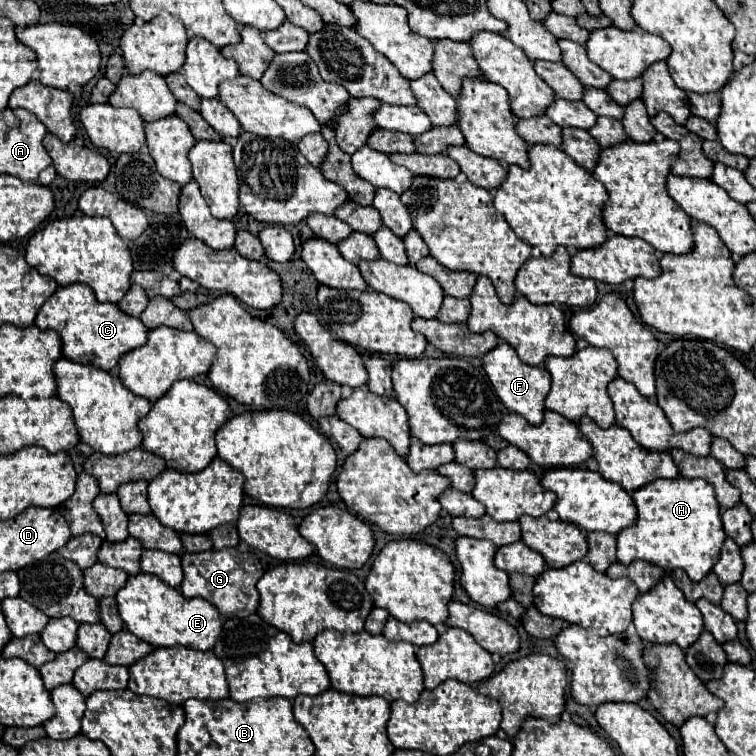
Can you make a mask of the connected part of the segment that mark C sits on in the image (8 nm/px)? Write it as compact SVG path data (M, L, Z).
M67 285L59 287L51 299L39 309L35 317L35 325L43 331L57 331L63 341L63 355L77 363L91 363L99 369L113 369L121 355L141 347L147 341L147 327L125 313L113 303L99 303L95 293L87 285Z

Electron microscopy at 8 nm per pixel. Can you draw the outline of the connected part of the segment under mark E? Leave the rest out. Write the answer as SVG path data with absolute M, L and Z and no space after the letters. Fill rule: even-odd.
M129 575L127 585L115 595L119 617L125 627L137 635L141 641L147 641L153 647L173 647L183 645L199 651L213 649L215 639L221 631L219 611L205 599L187 599L179 589L169 587L155 575Z

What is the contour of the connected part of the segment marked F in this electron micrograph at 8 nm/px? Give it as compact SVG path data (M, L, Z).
M499 343L495 349L491 349L491 353L487 353L483 357L483 369L491 381L491 385L495 387L495 393L499 395L499 399L503 401L503 405L513 411L519 413L521 417L525 417L531 425L539 425L543 419L543 401L545 395L549 393L549 385L551 385L551 375L543 365L531 367L523 361L519 361L515 349L511 349L511 345L507 343Z

